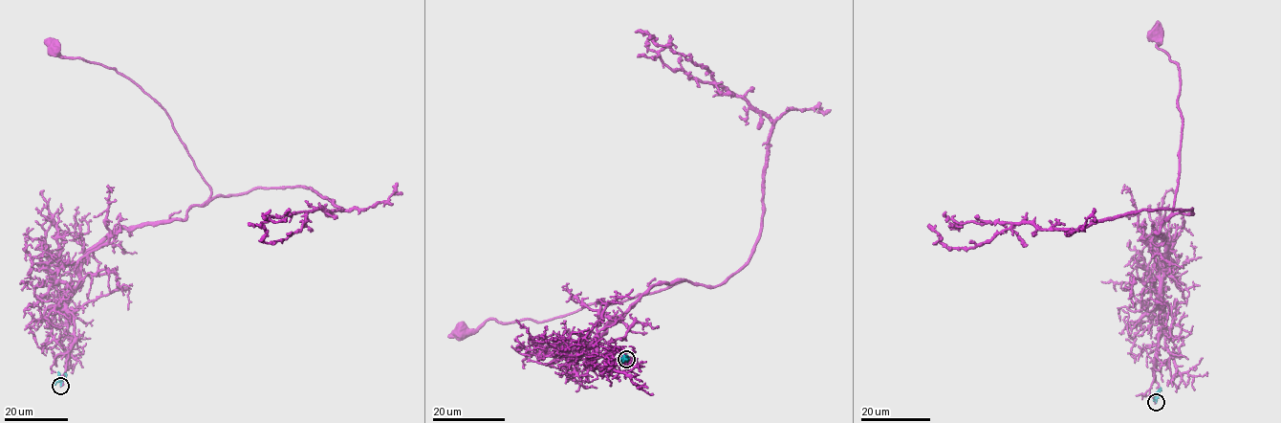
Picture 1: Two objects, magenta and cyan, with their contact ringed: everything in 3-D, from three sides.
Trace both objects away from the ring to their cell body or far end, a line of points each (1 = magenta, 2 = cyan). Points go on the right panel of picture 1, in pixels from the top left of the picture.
1: (1156, 402), (1149, 389), (1169, 246), (1155, 232), (1172, 211), (1183, 122), (1178, 69), (1156, 47), (1157, 33)
2: (1156, 402), (1155, 393), (1161, 390)

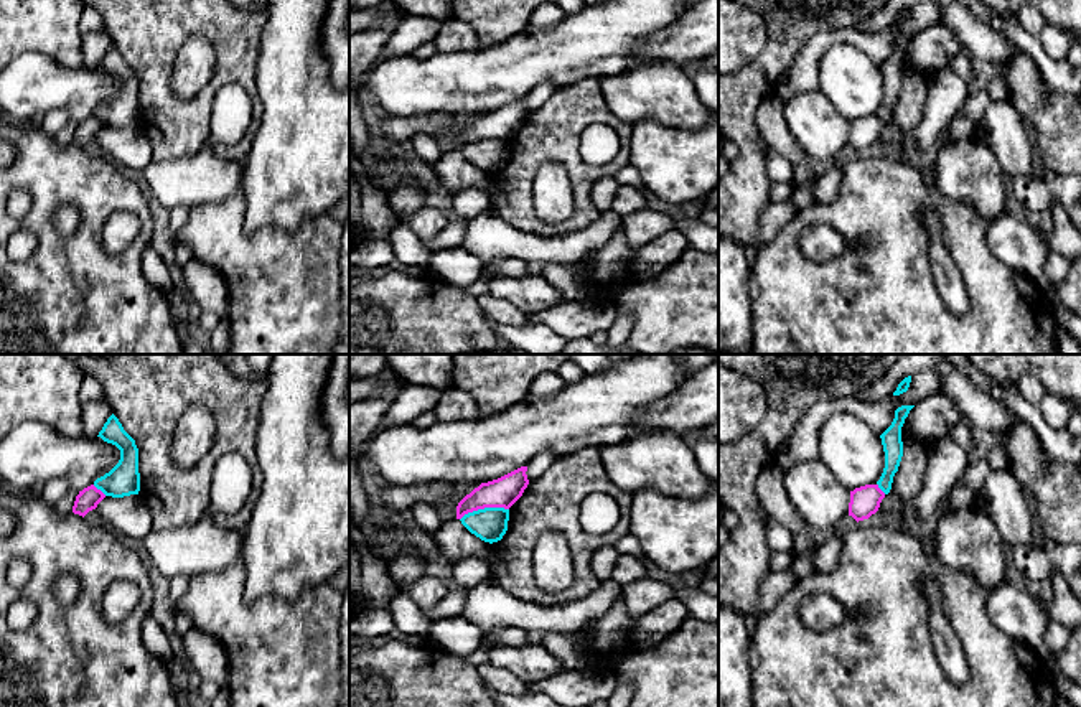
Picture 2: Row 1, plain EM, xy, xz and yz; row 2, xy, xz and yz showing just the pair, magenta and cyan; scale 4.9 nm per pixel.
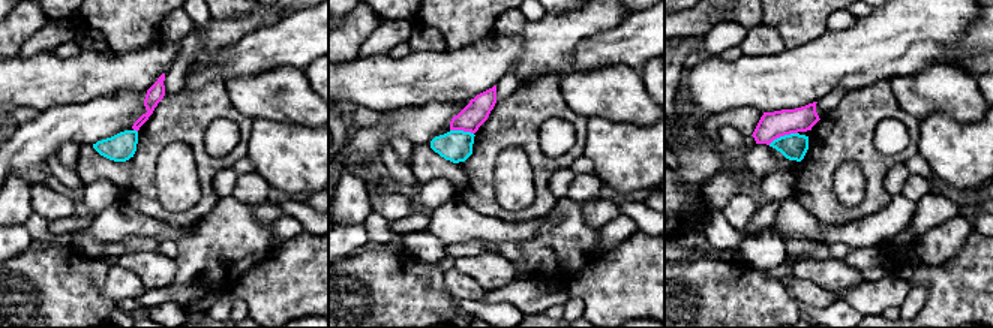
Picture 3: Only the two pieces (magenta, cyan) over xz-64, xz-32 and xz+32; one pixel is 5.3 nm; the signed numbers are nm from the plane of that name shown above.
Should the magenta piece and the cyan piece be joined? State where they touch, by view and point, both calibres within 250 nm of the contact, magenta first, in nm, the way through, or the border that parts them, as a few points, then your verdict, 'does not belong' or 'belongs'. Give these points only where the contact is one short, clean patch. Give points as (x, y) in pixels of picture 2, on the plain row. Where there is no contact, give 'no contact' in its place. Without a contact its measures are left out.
contact xz (483, 139); calibres 150 and 170 nm; border xz (508, 139), (478, 139), (468, 142), (460, 150); does not belong

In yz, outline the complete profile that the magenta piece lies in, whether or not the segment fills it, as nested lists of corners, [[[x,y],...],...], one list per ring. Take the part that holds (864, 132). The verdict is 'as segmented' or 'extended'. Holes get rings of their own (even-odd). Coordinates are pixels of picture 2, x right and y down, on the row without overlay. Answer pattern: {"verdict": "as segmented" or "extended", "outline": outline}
{"verdict": "as segmented", "outline": [[[865,115],[850,122],[849,147],[857,153],[868,150],[880,138],[885,124],[878,115]]]}

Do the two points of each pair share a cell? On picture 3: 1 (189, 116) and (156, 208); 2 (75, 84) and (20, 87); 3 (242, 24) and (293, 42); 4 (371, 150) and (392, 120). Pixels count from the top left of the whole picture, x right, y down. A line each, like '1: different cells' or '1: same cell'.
1: same cell
2: same cell
3: different cells
4: same cell

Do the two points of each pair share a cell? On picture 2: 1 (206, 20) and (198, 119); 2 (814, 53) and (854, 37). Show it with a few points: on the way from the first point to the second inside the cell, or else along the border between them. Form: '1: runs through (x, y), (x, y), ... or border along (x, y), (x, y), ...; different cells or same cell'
1: runs through (224, 45), (224, 73), (206, 94); same cell
2: runs through (824, 43), (831, 37), (844, 37); same cell

